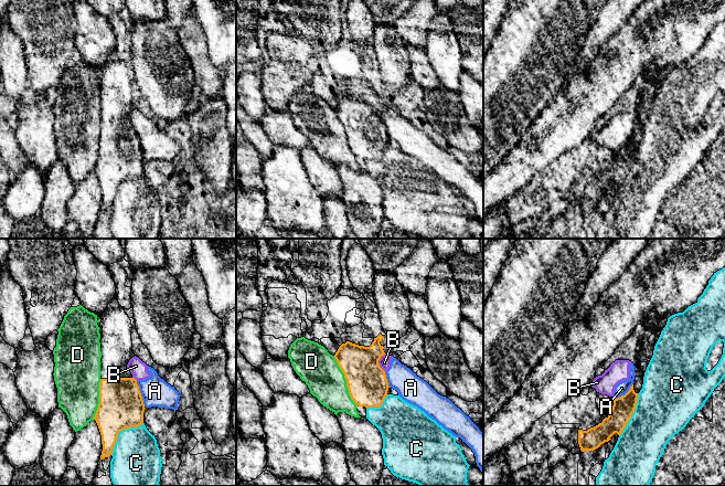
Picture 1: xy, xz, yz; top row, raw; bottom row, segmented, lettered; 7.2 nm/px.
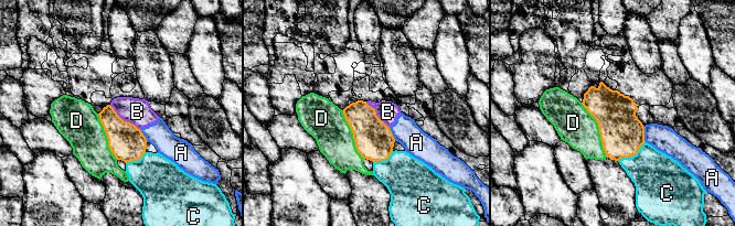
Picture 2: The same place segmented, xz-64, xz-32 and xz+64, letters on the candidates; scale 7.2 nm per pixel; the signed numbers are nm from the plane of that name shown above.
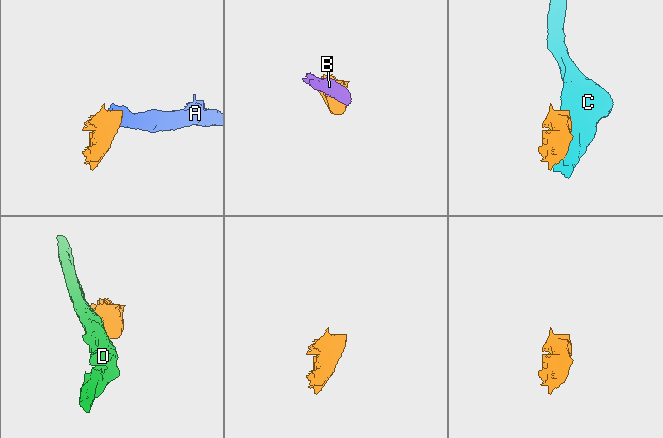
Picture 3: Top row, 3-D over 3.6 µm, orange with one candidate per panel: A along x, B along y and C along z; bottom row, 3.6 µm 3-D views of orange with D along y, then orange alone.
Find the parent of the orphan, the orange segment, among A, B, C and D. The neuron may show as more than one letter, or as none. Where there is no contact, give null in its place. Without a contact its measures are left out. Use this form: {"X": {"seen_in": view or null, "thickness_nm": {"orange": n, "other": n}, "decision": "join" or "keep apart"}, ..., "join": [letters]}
{"A": {"seen_in": "xy", "thickness_nm": {"orange": 320, "other": 200}, "decision": "keep apart"}, "B": {"seen_in": "xz", "thickness_nm": {"orange": 300, "other": 80}, "decision": "keep apart"}, "C": {"seen_in": "xy", "thickness_nm": {"orange": 320, "other": 360}, "decision": "keep apart"}, "D": {"seen_in": "xz", "thickness_nm": {"orange": 300, "other": 280}, "decision": "keep apart"}, "join": []}

